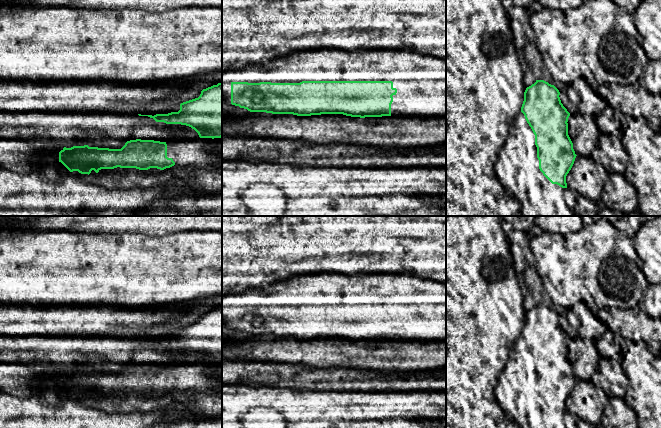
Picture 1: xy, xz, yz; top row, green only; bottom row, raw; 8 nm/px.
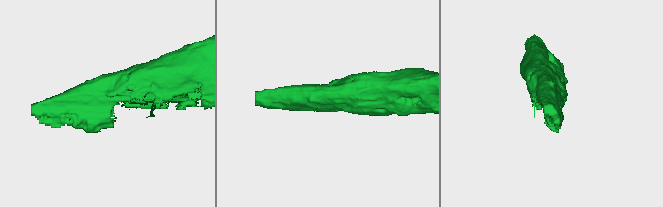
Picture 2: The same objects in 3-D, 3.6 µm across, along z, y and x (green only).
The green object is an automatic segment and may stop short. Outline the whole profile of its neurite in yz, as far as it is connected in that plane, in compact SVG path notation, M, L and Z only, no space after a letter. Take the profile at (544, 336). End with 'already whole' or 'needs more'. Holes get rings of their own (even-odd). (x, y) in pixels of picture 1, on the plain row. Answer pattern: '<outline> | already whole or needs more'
M536 304L524 316L521 335L516 340L504 369L499 375L495 396L508 418L520 428L567 428L564 414L567 412L566 400L571 394L576 378L568 359L570 337L560 324L560 316L544 304Z | needs more

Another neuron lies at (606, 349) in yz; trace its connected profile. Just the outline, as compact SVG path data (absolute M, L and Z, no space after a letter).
M608 329L603 336L595 342L597 351L603 358L620 357L620 349L613 343L613 334L614 333Z

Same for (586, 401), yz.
M576 380L566 400L567 411L594 427L600 427L601 417L609 402L605 392L591 381Z

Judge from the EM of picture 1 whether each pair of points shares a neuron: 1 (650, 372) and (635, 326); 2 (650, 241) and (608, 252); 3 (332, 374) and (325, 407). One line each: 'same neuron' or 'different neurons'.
1: different neurons
2: different neurons
3: different neurons

